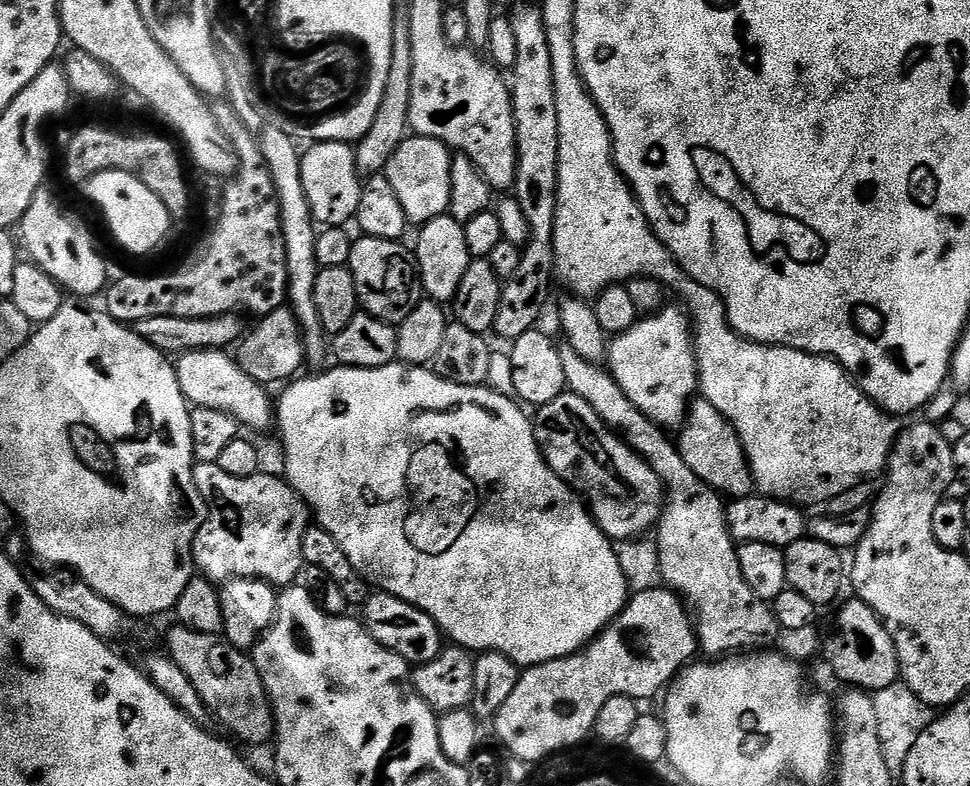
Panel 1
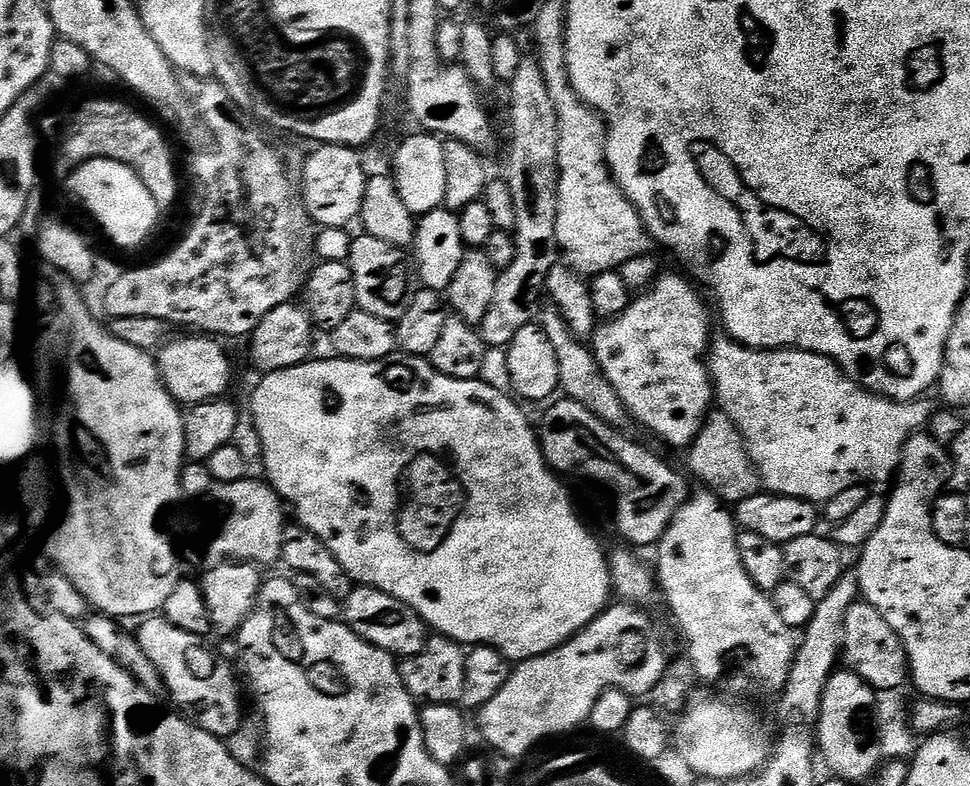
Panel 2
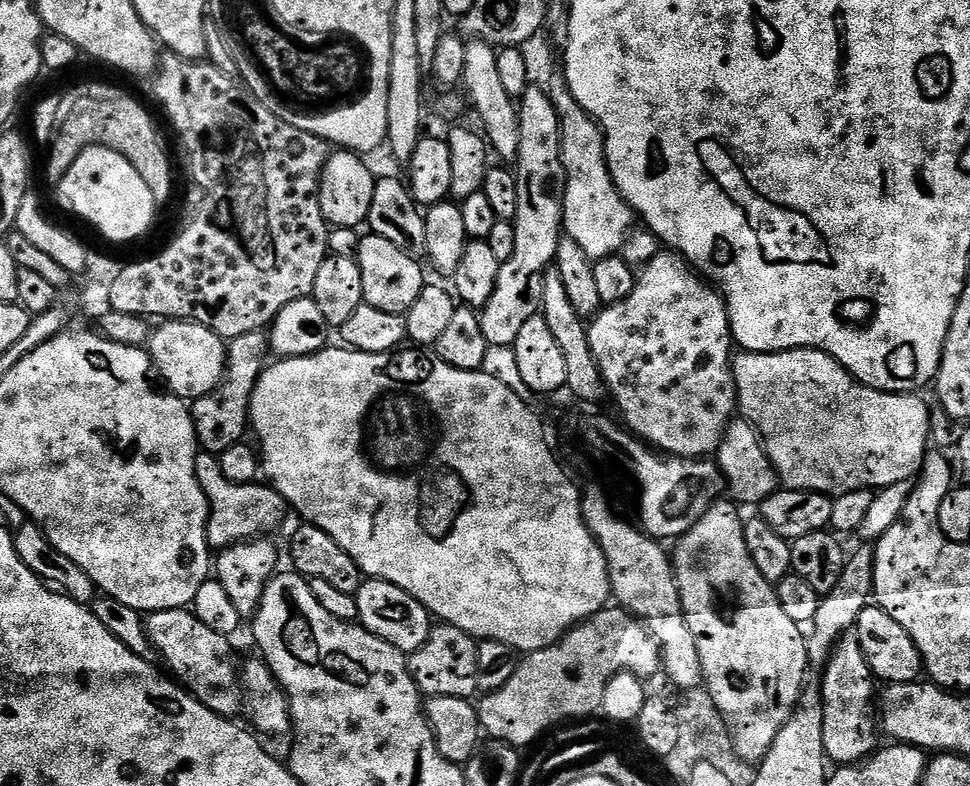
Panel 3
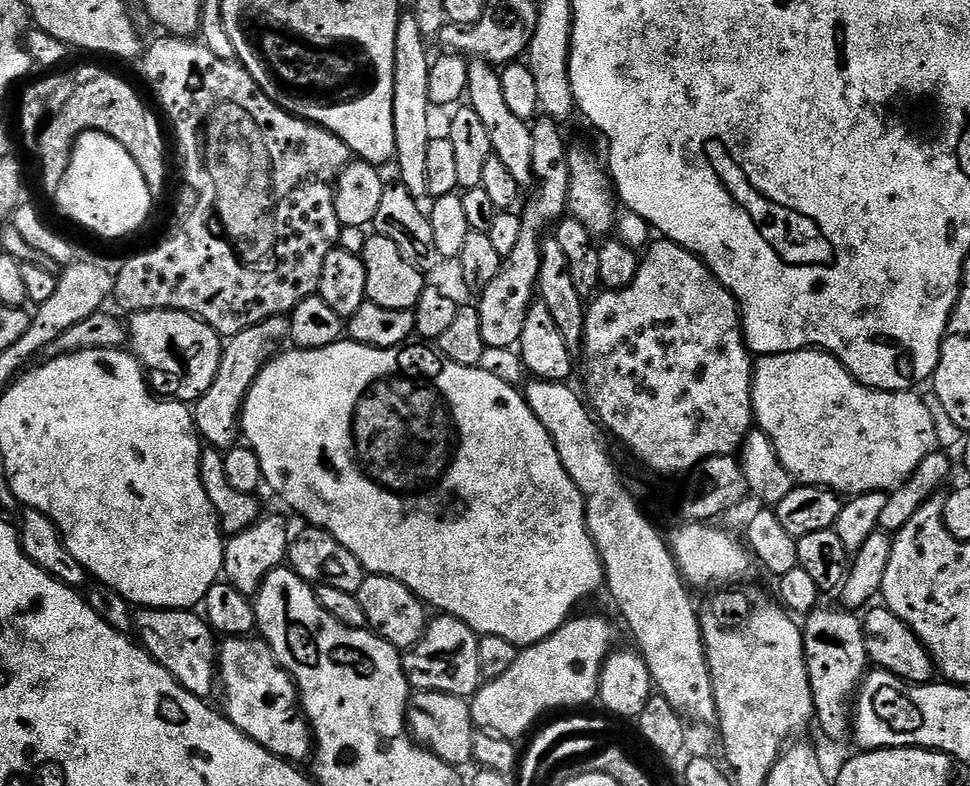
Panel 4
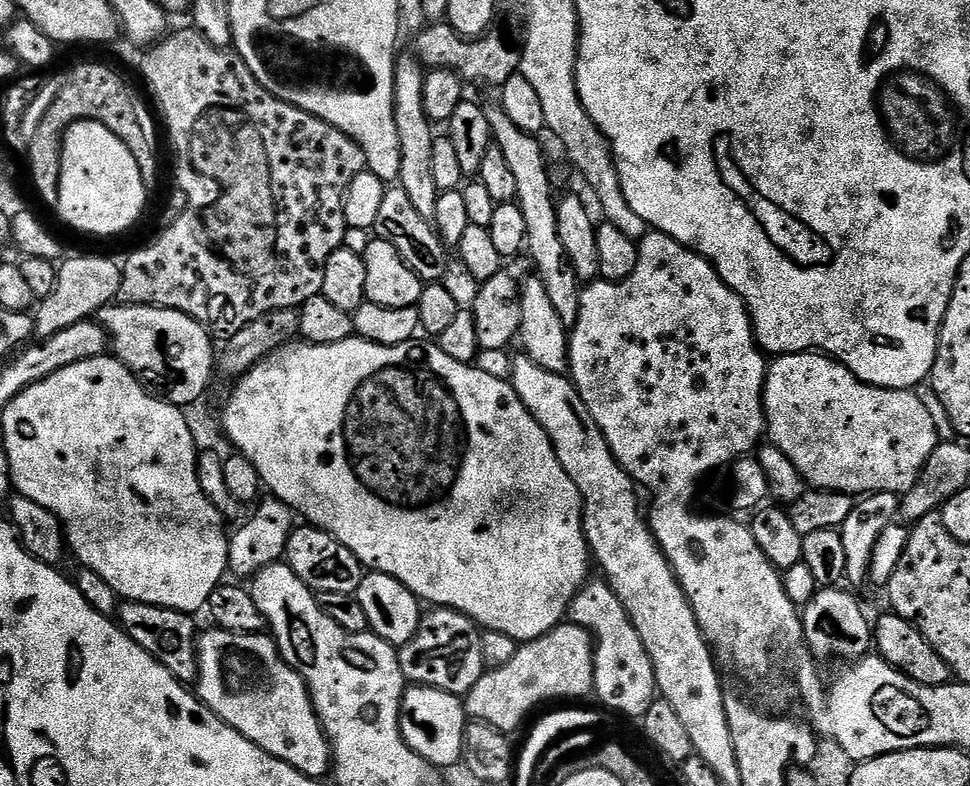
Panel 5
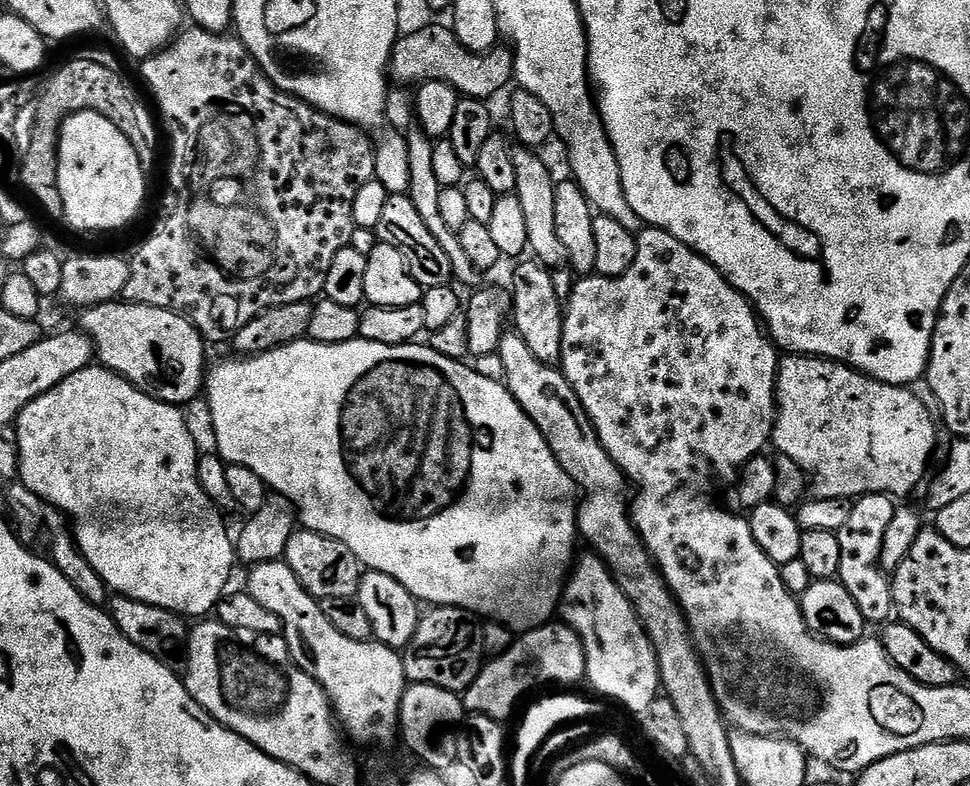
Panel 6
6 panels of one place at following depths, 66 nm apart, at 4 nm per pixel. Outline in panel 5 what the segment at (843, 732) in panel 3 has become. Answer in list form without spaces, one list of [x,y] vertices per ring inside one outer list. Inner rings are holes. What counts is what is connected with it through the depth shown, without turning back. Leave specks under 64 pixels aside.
[[[843,587],[820,588],[808,604],[802,608],[804,621],[804,642],[813,657],[823,662],[831,656],[841,656],[844,662],[855,662],[867,655],[874,644],[874,628],[870,616],[851,596],[851,591],[843,592]]]

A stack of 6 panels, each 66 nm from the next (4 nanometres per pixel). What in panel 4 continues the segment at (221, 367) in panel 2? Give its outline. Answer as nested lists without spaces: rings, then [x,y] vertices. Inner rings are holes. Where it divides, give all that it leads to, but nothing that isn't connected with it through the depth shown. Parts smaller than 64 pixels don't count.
[[[137,312],[126,327],[132,355],[149,373],[165,376],[166,387],[176,384],[175,399],[194,402],[210,390],[210,382],[218,374],[222,337],[209,324],[185,312]]]

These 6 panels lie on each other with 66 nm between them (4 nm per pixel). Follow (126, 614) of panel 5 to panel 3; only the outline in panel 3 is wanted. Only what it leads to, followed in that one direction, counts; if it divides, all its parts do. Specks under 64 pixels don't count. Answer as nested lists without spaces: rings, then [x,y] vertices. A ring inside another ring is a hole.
[[[171,608],[151,613],[144,620],[144,631],[147,632],[159,659],[168,663],[167,671],[196,697],[198,703],[225,718],[235,717],[235,712],[241,711],[238,660],[236,664],[236,656],[232,653],[233,641],[229,637],[210,630],[210,626],[203,624],[195,612],[188,608]]]

